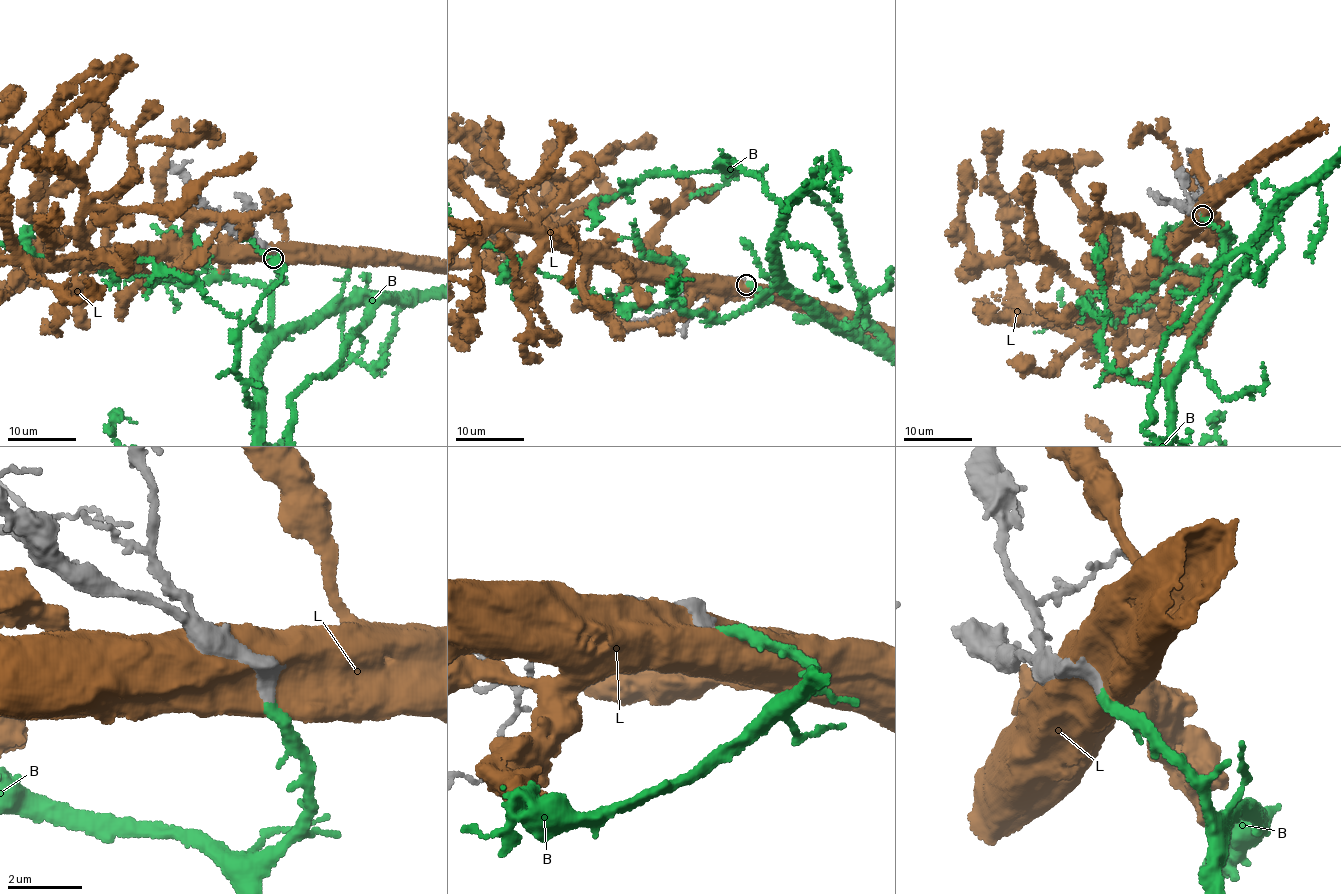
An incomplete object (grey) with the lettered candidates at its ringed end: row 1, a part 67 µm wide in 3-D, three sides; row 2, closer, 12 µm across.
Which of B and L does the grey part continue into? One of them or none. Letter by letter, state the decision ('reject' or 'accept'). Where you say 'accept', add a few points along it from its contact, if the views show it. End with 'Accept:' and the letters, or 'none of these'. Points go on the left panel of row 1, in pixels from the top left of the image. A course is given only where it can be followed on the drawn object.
B: accept
L: reject
Accept: B

